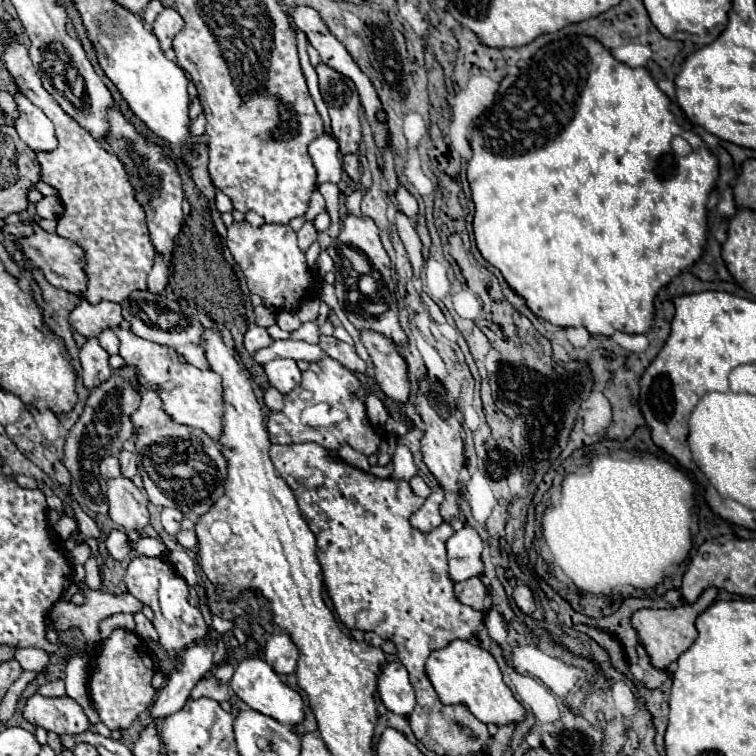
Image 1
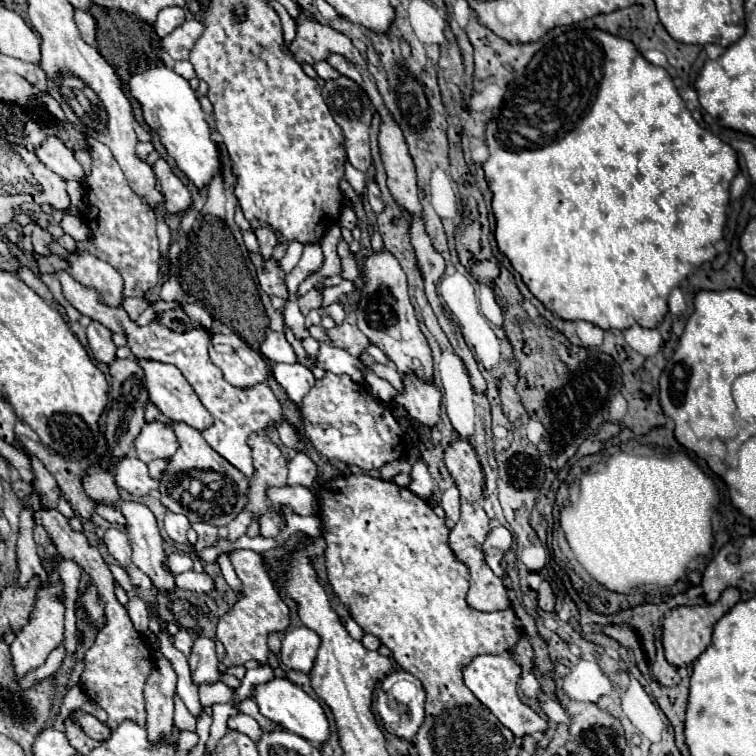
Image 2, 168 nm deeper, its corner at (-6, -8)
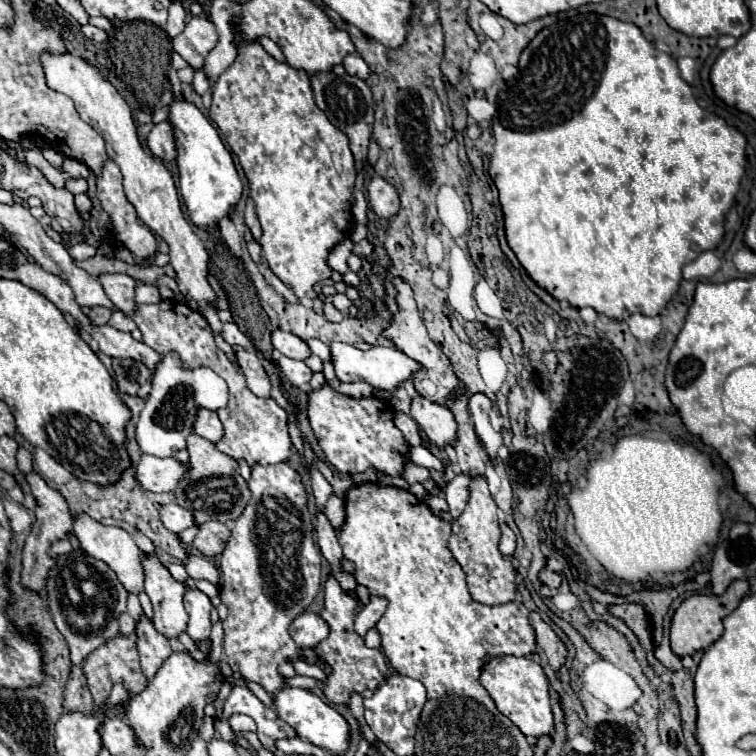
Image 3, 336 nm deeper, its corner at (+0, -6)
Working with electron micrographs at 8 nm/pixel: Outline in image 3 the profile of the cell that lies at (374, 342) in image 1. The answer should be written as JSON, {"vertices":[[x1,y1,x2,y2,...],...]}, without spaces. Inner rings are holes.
{"vertices":[[418,395,410,405,410,417,422,427,426,437,438,447,452,443,456,437,456,421,446,405,426,401,426,397]]}

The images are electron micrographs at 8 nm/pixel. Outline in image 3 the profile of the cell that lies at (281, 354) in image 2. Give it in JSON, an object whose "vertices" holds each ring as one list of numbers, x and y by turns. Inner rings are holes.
{"vertices":[[280,329,272,331,272,347,290,359,306,359,310,355,308,345,300,337,292,333,284,333]]}

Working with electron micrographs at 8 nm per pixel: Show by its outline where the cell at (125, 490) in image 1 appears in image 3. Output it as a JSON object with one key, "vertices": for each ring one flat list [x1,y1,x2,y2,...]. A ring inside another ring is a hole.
{"vertices":[[142,553,142,569,146,577,144,591,154,605,152,623,162,635,176,639,188,623,188,613,182,603,186,587,170,575,170,571,160,563,156,553]]}

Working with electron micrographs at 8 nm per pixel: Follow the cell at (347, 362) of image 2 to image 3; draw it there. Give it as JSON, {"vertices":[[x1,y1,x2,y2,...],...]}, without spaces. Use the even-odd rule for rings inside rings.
{"vertices":[[330,343,328,347,330,347,330,353,332,353,336,377,342,383,366,381,374,389,386,389,386,391,392,393,402,381,412,379,412,373,420,369,420,365,416,361,412,361,410,357,406,357,404,353,400,353,394,347,370,347,368,351,360,351,354,345,346,345,346,343]]}

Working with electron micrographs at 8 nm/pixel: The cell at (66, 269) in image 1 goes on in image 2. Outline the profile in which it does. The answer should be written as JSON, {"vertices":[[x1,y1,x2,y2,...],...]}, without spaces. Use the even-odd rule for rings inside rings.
{"vertices":[[70,251,68,261,70,261,68,273,78,283,96,287,100,291,100,299,104,299,104,303,108,303,110,307,122,307,124,281,122,281,122,275,112,265,108,265,106,261,100,261,92,253,78,255,76,251]]}

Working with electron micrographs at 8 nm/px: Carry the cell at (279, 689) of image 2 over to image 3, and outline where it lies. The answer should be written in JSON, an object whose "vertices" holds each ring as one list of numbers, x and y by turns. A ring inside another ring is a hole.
{"vertices":[[282,687,278,693,272,695,272,699,274,699,274,709,276,709,278,717,282,721,286,721,290,727,294,727,298,737,302,737,302,739,330,751,332,755,340,755,340,753,344,753,348,749,350,729,348,729,346,719,332,705,326,705,312,691,296,689,296,687]]}

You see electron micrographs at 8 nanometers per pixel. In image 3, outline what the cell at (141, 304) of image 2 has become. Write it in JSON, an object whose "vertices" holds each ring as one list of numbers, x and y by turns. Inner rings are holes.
{"vertices":[[138,283,136,285,136,303,158,303,160,295,158,295,158,287,156,285,144,285]]}

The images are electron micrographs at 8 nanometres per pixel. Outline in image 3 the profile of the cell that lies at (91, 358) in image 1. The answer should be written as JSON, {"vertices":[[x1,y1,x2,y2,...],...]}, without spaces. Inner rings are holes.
{"vertices":[[92,307,90,313,88,313,88,317,90,317,90,321,94,321,94,325,106,325,108,319,110,319,110,315,112,313,106,307]]}

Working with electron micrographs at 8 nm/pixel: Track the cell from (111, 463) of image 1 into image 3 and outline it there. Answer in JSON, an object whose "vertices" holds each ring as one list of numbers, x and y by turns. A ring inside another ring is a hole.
{"vertices":[[142,455,134,471,134,479,138,481,138,485,144,491,152,493,172,491,182,475,184,475,182,463,174,461,172,457,160,459,154,455]]}

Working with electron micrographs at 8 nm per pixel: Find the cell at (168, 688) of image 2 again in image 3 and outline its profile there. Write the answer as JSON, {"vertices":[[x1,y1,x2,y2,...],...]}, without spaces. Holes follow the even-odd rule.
{"vertices":[[142,617,140,623,136,625,136,633,138,633,138,653,140,653,142,673,150,681,150,677,154,677,154,673,162,667,162,661,170,657,172,647,170,641,162,633,158,633,146,617]]}

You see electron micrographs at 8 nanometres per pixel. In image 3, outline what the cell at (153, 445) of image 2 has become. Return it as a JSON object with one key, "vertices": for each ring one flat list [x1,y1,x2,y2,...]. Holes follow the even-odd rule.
{"vertices":[[166,353,162,363,156,367,152,391,136,423,136,441,140,445,140,451,154,457,172,457,176,451,186,447,186,437,192,433,196,409,206,407,210,411,216,411,218,407,226,407,226,403,228,385,222,377,206,367,184,369,172,353]]}

